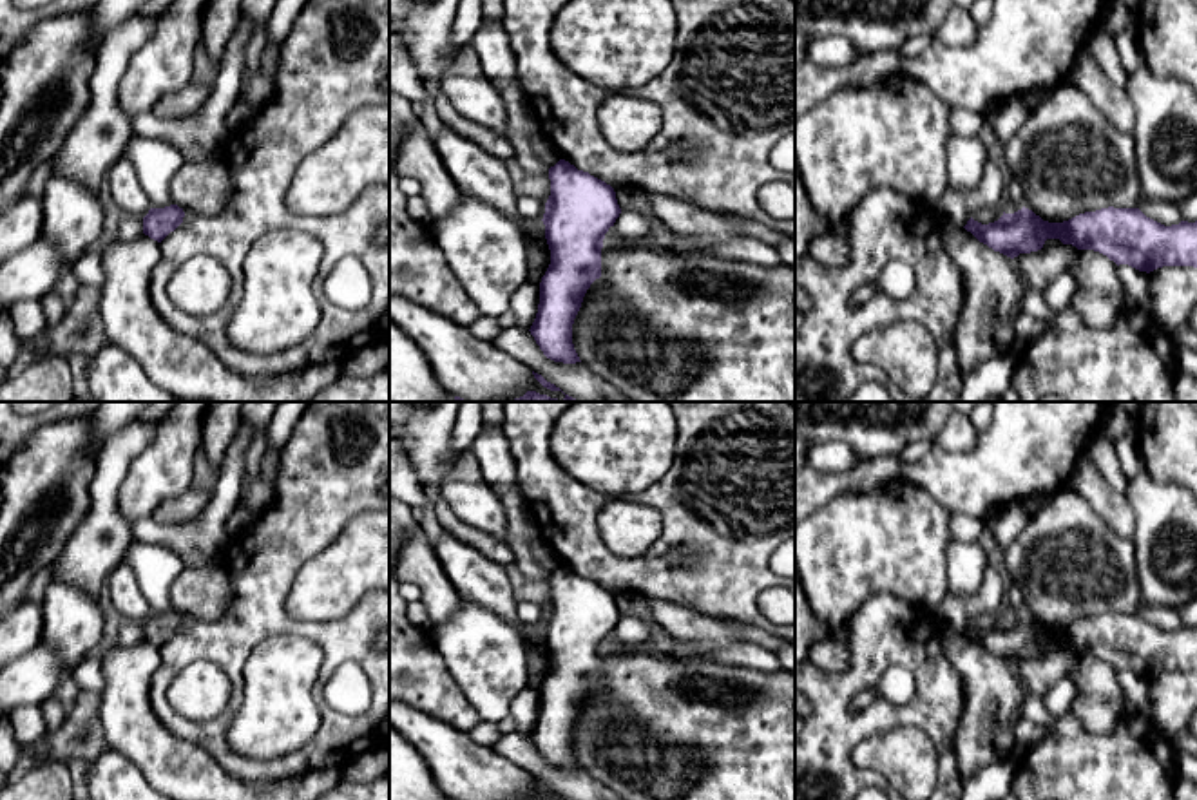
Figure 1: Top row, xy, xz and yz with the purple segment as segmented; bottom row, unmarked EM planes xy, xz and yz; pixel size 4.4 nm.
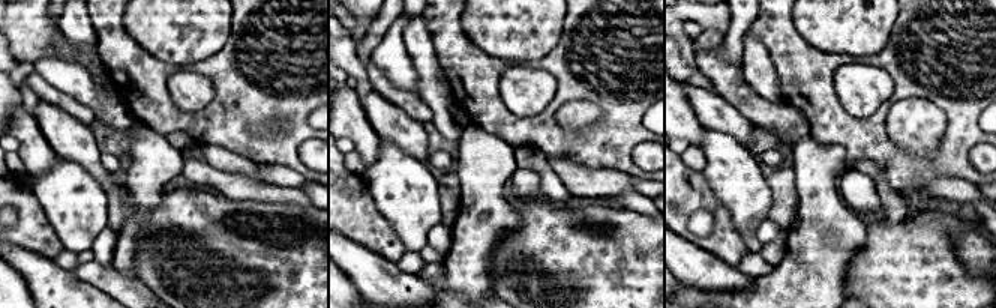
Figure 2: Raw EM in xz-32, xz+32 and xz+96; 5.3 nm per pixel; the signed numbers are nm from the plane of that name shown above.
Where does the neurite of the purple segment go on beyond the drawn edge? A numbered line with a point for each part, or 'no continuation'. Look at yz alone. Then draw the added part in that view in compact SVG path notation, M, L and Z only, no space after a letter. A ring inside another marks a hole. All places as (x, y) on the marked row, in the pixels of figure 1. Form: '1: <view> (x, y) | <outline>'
no continuation

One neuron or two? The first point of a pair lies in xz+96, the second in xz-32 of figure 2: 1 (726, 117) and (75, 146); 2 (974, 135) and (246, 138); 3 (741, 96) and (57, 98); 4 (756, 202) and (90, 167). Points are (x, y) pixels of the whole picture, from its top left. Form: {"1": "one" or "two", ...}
{"1": "one", "2": "one", "3": "one", "4": "two"}

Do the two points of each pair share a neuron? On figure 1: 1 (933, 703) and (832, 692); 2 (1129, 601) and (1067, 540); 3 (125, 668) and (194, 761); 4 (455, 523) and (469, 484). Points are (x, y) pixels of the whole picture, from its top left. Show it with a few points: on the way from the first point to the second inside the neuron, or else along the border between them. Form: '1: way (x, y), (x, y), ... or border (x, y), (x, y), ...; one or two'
1: way (908, 714), (873, 714), (857, 697); one
2: way (1114, 587), (1082, 554); one
3: way (125, 695), (125, 708), (167, 750); one
4: border (440, 495), (462, 518), (493, 536); two

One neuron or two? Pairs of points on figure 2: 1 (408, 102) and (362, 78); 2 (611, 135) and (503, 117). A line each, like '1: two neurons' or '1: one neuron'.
1: two neurons
2: one neuron

